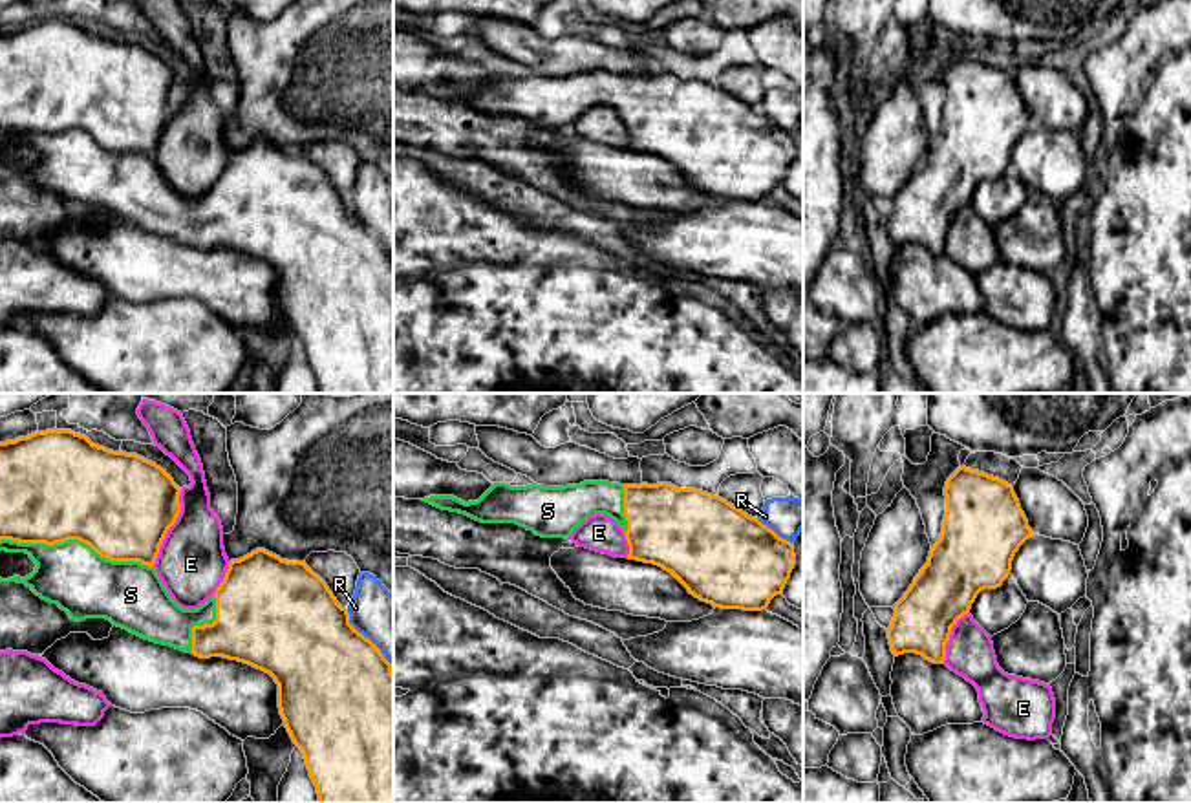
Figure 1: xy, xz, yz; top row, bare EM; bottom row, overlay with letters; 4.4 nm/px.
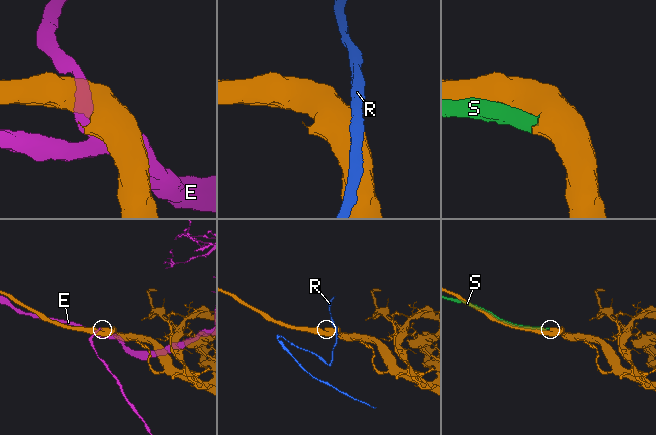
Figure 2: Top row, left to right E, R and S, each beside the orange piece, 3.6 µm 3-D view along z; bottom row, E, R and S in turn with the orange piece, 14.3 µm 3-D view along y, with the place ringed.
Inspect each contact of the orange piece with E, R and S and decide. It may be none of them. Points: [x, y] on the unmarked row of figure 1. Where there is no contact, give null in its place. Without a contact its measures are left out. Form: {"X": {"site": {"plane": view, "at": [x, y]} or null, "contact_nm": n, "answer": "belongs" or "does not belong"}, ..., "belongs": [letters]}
{"E": {"site": {"plane": "xy", "at": [171, 116]}, "contact_nm": 360, "answer": "does not belong"}, "R": {"site": {"plane": "xz", "at": [772, 121]}, "contact_nm": 200, "answer": "does not belong"}, "S": {"site": {"plane": "xy", "at": [77, 128]}, "contact_nm": 700, "answer": "belongs"}, "belongs": ["S"]}

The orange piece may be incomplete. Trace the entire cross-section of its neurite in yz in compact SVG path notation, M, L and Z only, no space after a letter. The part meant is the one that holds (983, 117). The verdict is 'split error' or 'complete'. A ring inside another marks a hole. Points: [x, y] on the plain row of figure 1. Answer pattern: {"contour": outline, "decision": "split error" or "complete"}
{"contour": "M959 57L948 68L944 86L946 104L940 128L931 137L928 154L895 194L895 207L887 219L895 247L917 243L933 254L944 254L951 218L970 203L981 181L1003 176L1015 143L1034 126L1014 77L999 68Z", "decision": "complete"}

